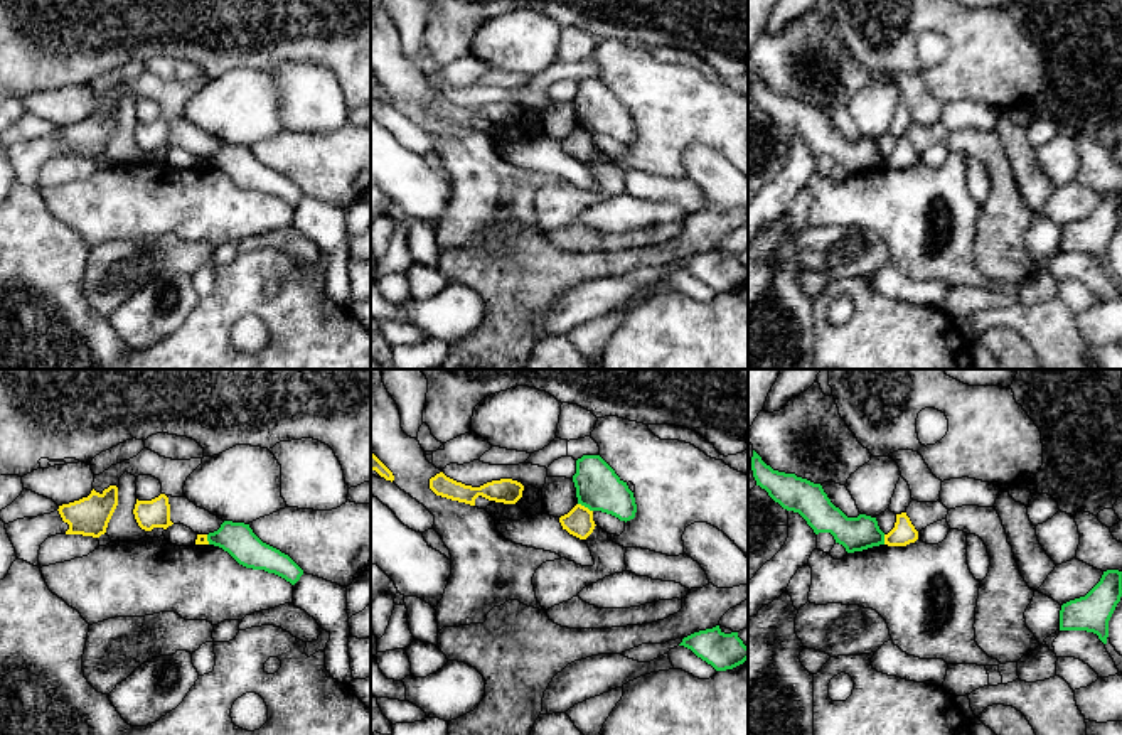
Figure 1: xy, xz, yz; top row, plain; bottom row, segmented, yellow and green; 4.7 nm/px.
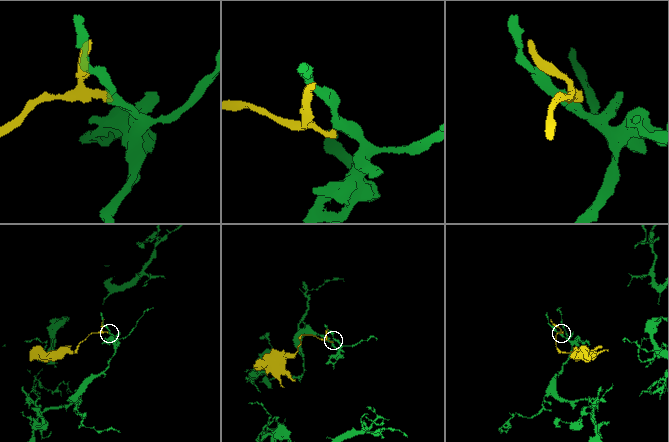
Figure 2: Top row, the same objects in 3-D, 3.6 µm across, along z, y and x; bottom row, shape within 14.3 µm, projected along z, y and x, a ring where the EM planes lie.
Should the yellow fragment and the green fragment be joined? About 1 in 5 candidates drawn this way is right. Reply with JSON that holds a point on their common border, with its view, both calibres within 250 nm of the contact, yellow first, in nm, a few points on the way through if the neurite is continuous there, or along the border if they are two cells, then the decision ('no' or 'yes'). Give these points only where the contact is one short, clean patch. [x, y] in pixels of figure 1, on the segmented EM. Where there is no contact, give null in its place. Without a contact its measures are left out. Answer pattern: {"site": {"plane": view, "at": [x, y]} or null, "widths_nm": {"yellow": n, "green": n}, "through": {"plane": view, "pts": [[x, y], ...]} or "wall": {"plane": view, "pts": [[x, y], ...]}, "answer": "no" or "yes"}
{"site": {"plane": "xz", "at": [583, 506]}, "widths_nm": {"yellow": 140, "green": 220}, "wall": {"plane": "xz", "pts": [[578, 503], [592, 511]]}, "answer": "no"}

